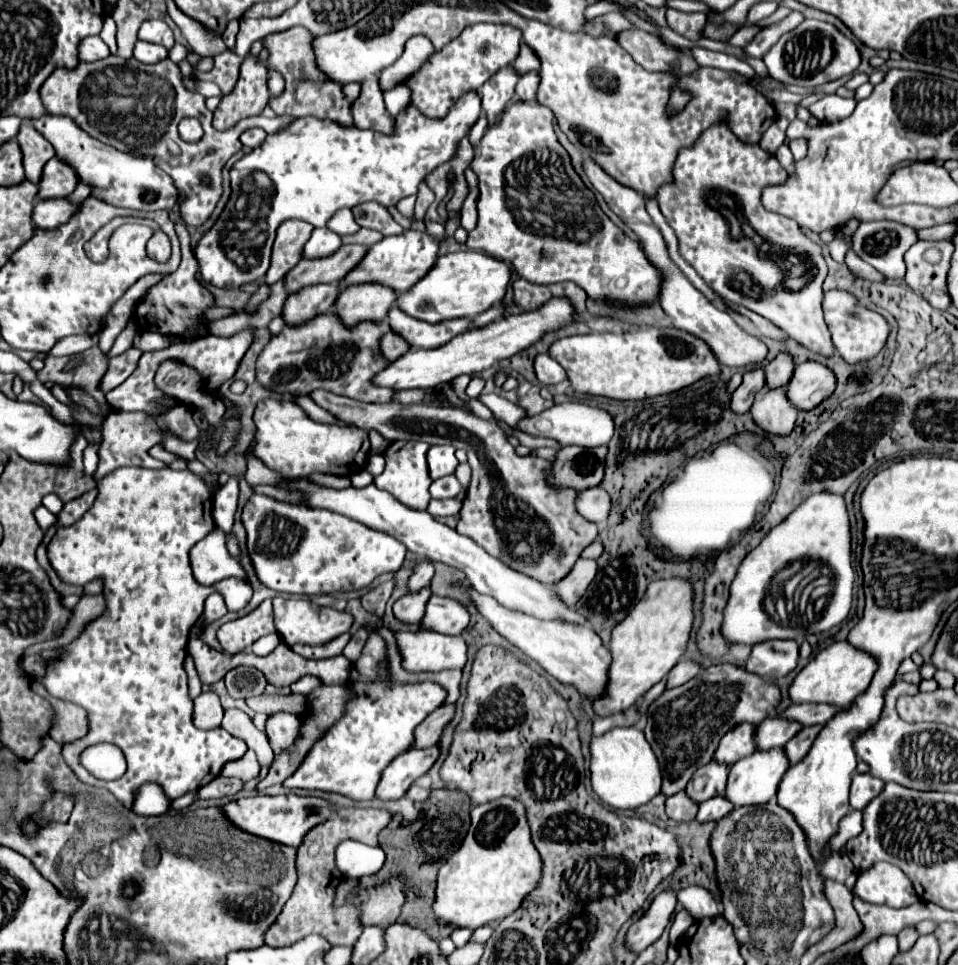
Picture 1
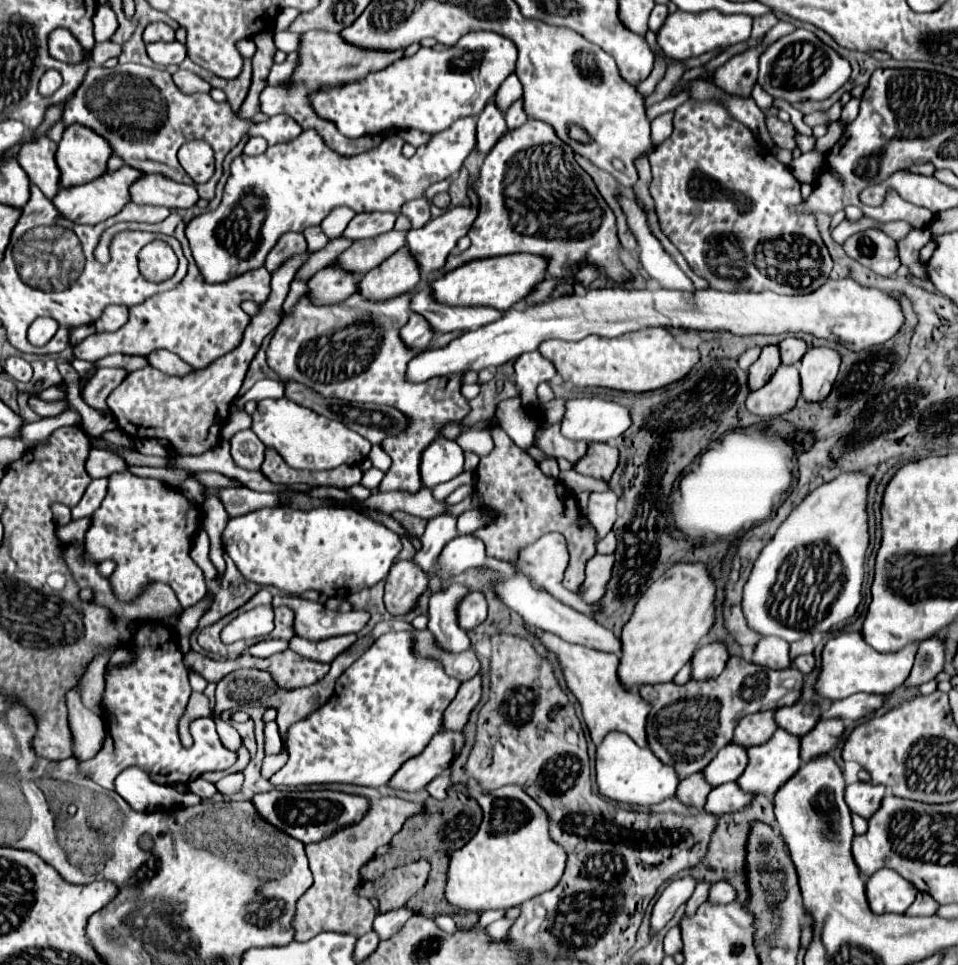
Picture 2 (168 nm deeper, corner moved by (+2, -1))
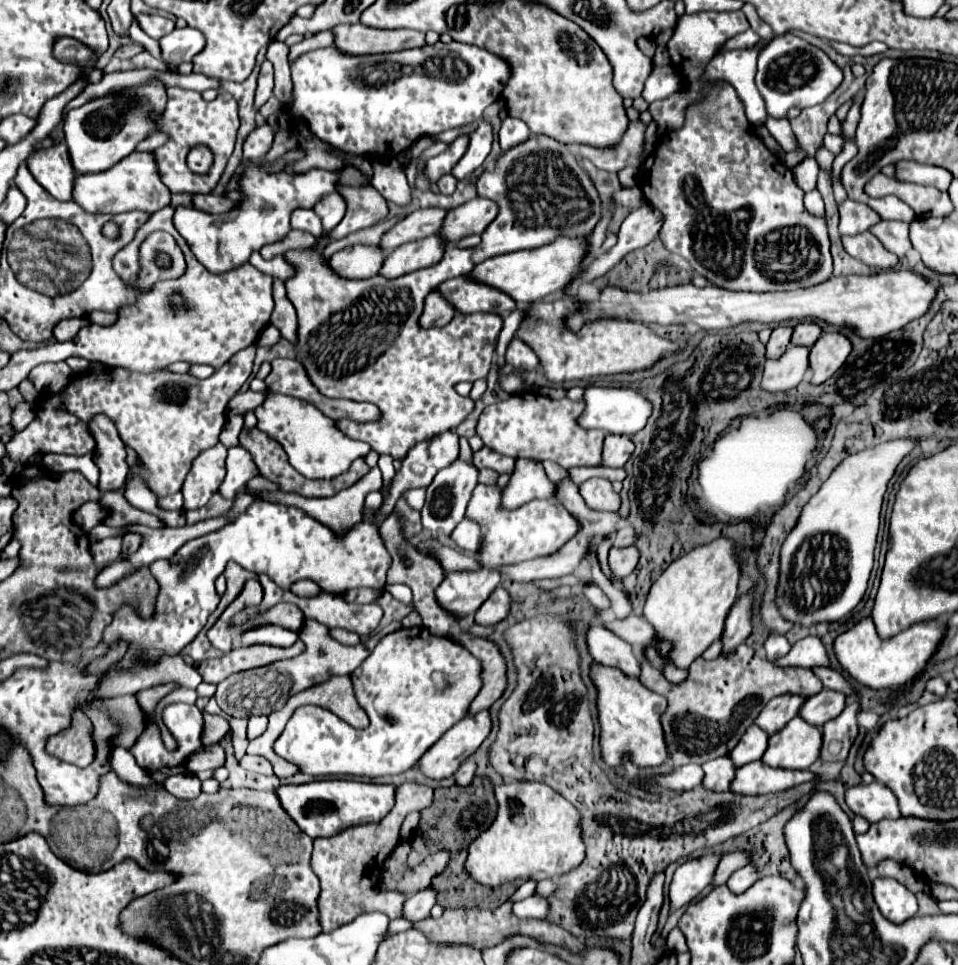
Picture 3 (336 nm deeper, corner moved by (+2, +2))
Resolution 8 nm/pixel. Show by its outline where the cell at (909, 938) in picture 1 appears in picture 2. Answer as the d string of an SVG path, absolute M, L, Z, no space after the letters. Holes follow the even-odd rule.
M918 893L916 895L916 901L906 909L904 915L910 915L910 917L916 917L916 915L922 915L922 917L930 917L932 913L936 913L940 905L934 903L934 899L930 899L930 895L922 895Z

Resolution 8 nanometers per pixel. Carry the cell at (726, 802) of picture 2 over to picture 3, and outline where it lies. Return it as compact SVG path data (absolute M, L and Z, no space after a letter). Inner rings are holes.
M754 760L742 768L738 768L738 776L734 778L734 792L738 794L766 794L766 792L782 792L794 788L802 782L814 780L816 776L810 770L784 770L770 768L762 764L762 760Z

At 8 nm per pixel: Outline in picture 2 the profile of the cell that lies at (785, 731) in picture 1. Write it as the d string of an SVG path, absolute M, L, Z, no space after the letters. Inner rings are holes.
M794 703L790 707L782 707L774 711L774 721L778 729L784 729L790 735L804 735L818 723L820 707L816 703Z

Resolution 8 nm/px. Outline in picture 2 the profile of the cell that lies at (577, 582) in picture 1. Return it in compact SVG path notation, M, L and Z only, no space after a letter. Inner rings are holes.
M594 555L586 563L586 579L580 585L578 595L584 603L592 605L602 597L602 591L606 589L606 579L610 579L610 571L614 565L614 555Z

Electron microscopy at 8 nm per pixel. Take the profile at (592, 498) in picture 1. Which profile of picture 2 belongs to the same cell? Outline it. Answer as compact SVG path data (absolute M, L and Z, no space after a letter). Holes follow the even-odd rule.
M612 491L590 493L588 507L586 507L586 519L598 531L598 539L602 539L616 521L616 501L618 497Z

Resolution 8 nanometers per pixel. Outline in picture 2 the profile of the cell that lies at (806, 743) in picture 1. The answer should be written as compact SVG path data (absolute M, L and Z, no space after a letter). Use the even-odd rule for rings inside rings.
M828 719L828 721L816 723L816 727L810 733L800 737L802 763L808 763L810 759L814 759L818 755L830 753L836 747L842 731L844 731L844 725L838 719Z

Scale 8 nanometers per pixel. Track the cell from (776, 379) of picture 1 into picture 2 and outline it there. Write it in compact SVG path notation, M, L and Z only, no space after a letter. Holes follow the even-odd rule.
M788 337L788 339L784 339L784 341L778 343L778 349L780 349L782 365L794 365L794 363L798 363L804 357L806 343L802 339Z

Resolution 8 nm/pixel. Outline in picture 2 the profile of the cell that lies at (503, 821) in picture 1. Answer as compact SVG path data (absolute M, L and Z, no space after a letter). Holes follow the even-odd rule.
M500 787L492 793L484 793L478 797L478 805L482 807L482 823L476 835L458 851L452 853L448 873L446 873L446 901L464 911L490 911L490 909L510 909L520 907L532 897L548 891L562 877L566 853L548 837L546 813L530 799L520 787Z

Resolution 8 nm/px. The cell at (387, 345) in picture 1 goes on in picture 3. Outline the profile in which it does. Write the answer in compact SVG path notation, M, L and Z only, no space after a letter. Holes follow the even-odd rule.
M434 290L430 292L430 296L426 298L426 308L424 308L424 314L420 318L420 324L424 328L432 328L432 326L446 326L452 316L456 314L454 306L450 302L446 302L446 298Z

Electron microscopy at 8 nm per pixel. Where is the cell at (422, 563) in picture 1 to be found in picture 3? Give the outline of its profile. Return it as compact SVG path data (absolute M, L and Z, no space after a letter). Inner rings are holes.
M460 458L454 460L454 464L440 470L434 476L432 484L428 486L426 502L424 502L424 508L420 510L422 526L428 528L432 532L432 536L452 534L456 524L462 522L464 516L466 516L466 506L470 502L470 496L472 496L472 490L476 488L476 484L478 484L478 468L474 464L470 464L470 462L460 460Z

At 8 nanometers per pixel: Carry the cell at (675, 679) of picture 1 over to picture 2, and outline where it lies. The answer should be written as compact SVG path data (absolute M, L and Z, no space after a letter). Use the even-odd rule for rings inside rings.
M706 643L700 649L696 649L690 667L692 667L692 679L694 681L704 681L704 679L714 679L722 673L726 665L728 653L722 643Z

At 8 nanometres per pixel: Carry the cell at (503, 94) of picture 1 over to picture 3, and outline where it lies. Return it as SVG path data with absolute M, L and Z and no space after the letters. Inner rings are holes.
M480 120L476 132L470 136L470 144L468 144L466 154L454 166L452 174L458 180L468 178L476 168L482 166L482 162L490 154L490 146L492 146L492 126L488 122L484 122L484 120Z

